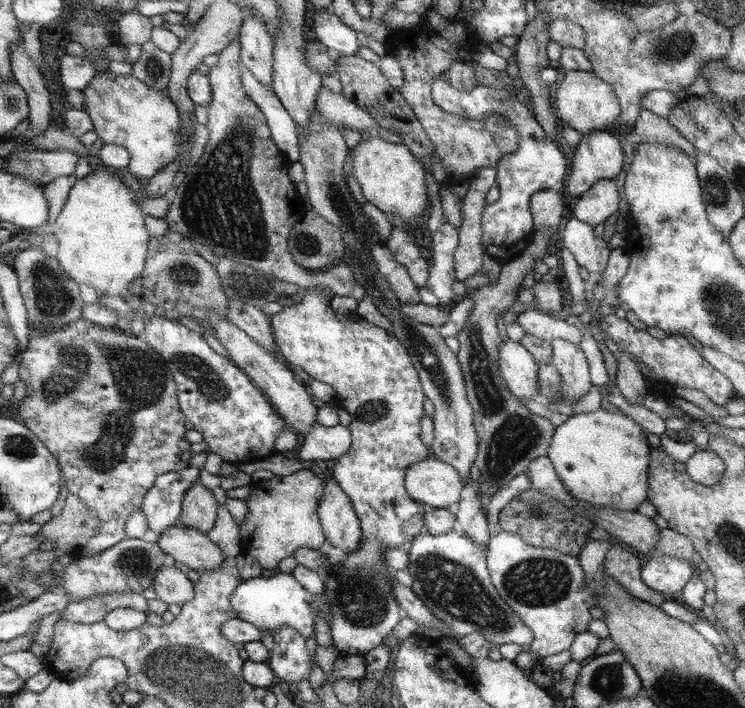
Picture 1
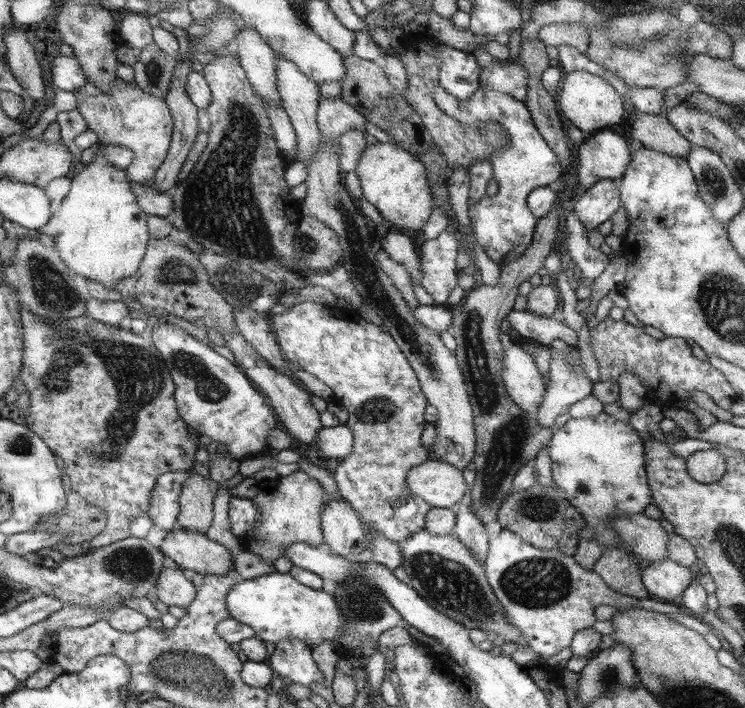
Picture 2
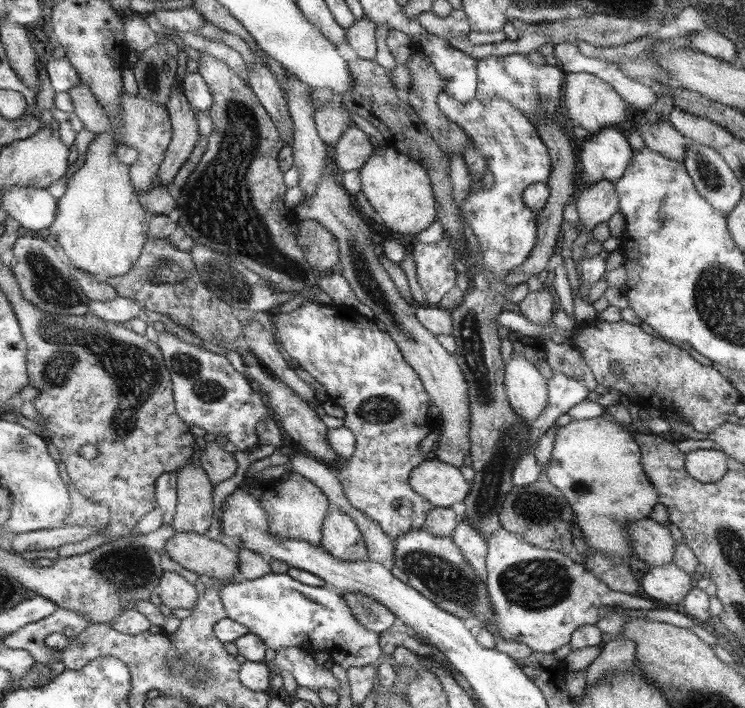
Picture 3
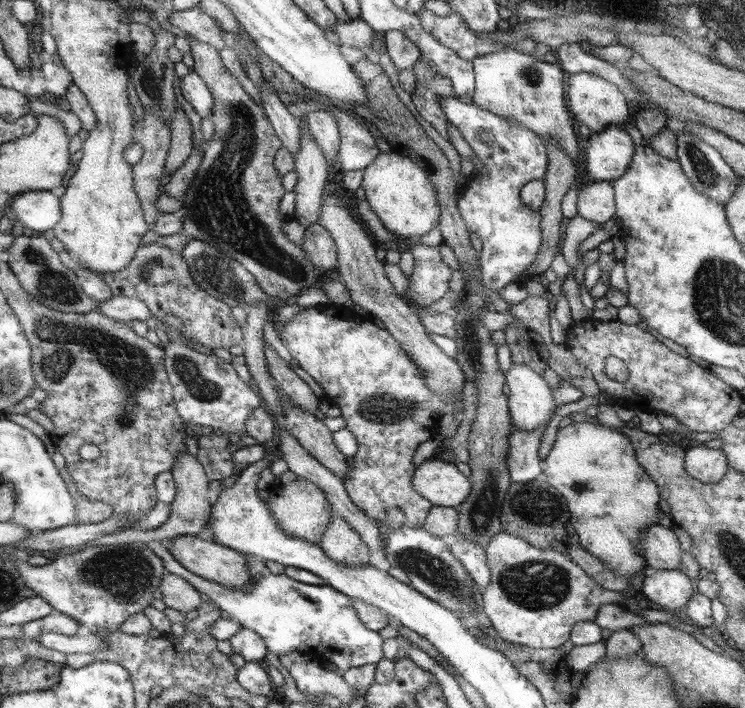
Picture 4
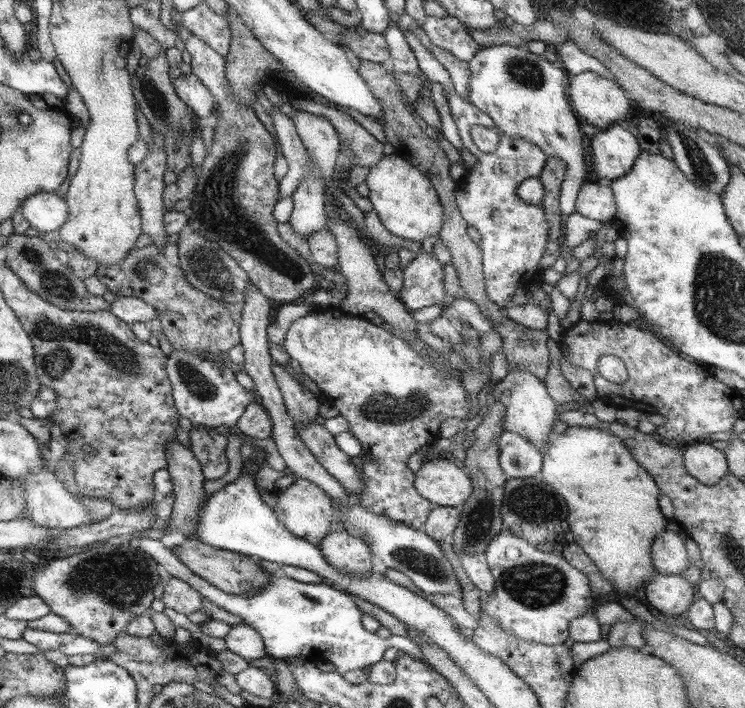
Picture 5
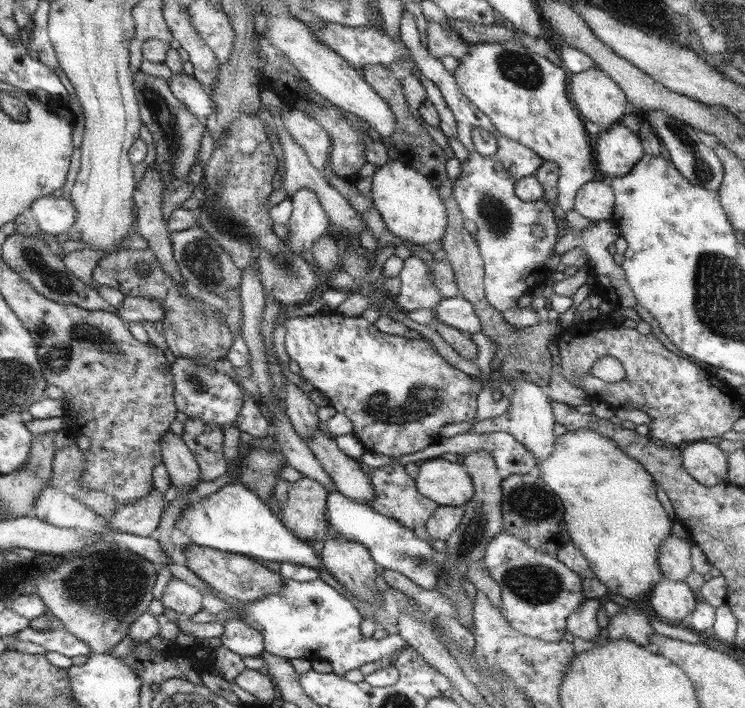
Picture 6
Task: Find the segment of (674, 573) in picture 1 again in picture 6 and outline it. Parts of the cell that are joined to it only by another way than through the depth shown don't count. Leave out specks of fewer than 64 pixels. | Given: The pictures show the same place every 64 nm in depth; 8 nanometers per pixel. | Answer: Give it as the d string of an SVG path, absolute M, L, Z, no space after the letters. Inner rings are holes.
M661 578L649 592L647 602L649 610L663 622L677 622L693 612L697 592L693 592L685 580Z

